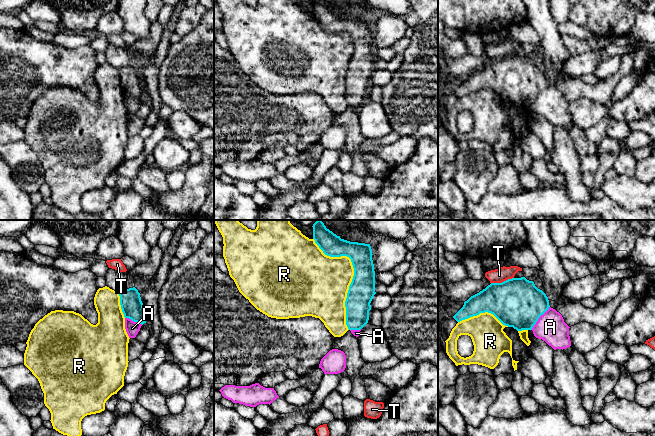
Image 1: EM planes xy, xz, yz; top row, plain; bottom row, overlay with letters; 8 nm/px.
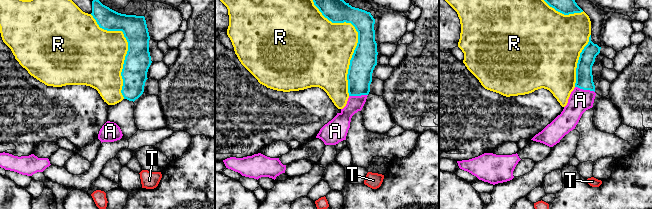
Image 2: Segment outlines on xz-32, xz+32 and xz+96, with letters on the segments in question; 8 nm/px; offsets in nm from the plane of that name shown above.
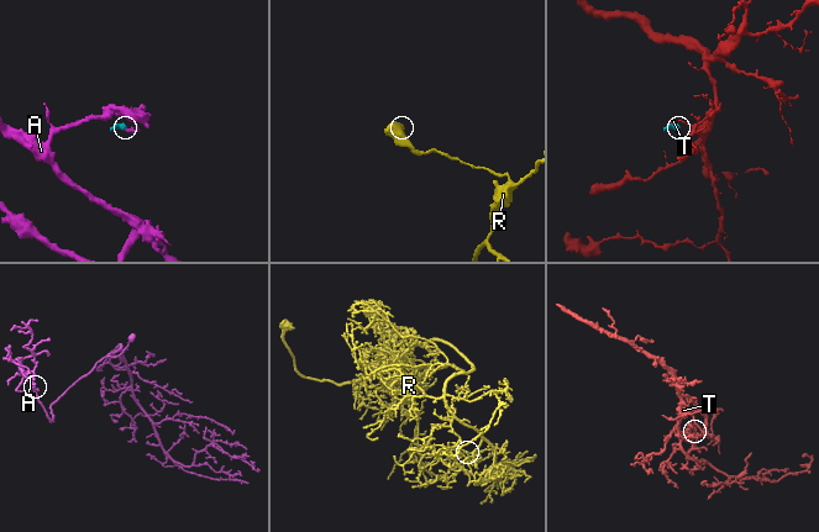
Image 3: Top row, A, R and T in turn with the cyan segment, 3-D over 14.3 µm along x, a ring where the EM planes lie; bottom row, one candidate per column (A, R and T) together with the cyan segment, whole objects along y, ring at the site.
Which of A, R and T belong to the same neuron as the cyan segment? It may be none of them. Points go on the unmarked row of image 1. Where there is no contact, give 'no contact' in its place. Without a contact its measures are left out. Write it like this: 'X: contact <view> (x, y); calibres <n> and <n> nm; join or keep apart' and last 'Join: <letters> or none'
A: contact yz (538, 94); calibres 400 and 240 nm; keep apart
R: contact xz (354, 50); calibres 220 and 400 nm; keep apart
T: contact yz (502, 58); calibres 400 and 120 nm; keep apart
Join: none

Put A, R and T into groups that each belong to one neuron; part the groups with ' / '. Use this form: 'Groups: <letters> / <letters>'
Groups: A / R / T

